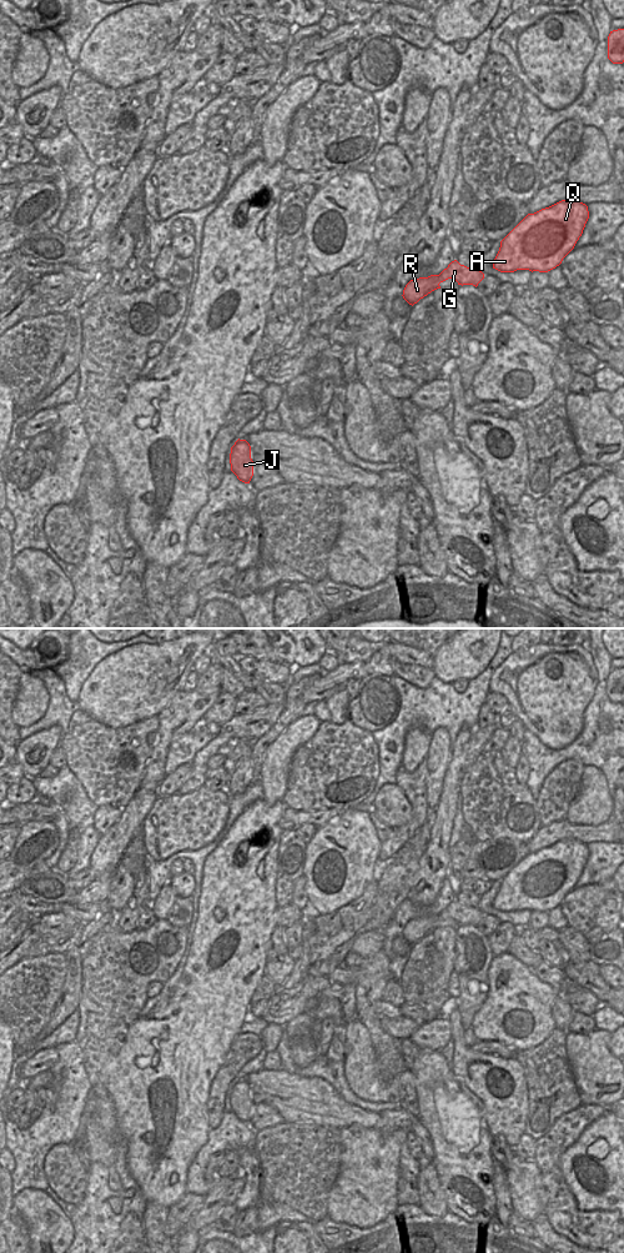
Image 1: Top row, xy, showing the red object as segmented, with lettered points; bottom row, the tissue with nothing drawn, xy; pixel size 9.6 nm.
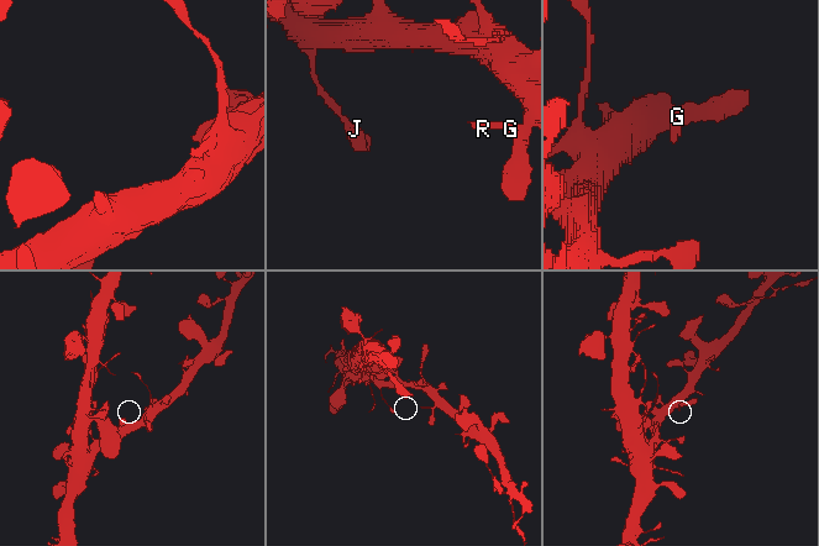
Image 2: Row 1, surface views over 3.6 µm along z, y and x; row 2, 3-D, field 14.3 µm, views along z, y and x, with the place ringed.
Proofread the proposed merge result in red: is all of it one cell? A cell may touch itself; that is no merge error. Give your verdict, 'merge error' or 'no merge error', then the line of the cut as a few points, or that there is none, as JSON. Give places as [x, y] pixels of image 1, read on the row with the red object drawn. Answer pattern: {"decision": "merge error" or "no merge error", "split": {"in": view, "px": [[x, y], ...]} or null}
{"decision": "no merge error", "split": null}

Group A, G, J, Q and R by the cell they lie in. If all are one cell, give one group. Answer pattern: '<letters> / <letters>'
A G J Q R

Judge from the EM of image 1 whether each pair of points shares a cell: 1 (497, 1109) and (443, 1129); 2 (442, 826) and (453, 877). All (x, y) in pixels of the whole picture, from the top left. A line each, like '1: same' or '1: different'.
1: different
2: different

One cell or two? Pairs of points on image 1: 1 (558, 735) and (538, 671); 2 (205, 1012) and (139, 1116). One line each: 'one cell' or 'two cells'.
1: one cell
2: one cell

